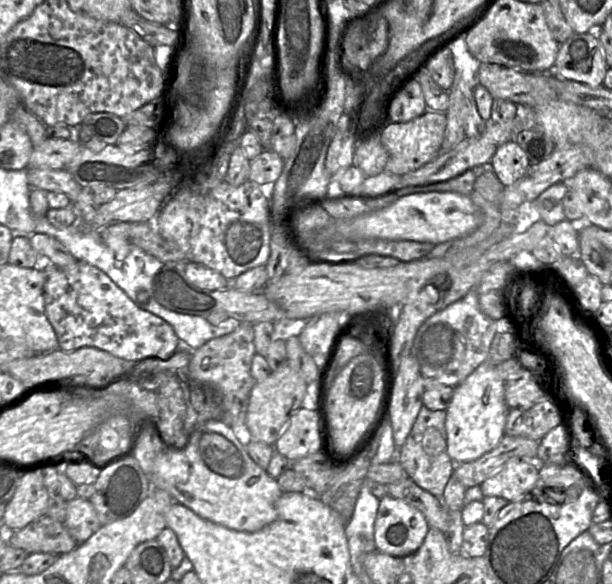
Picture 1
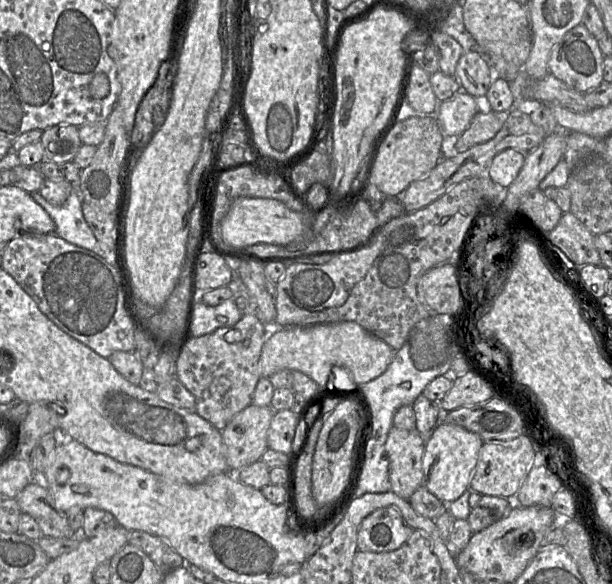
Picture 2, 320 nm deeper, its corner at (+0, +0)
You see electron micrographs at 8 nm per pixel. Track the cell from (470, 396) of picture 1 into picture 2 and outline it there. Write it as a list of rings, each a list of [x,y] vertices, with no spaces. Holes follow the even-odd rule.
[[[440,422],[426,438],[423,456],[423,485],[444,504],[457,500],[468,488],[484,441],[462,426]]]

